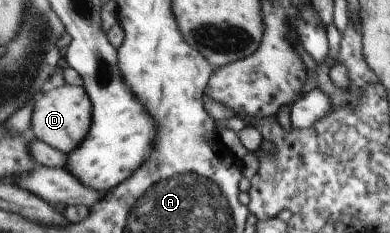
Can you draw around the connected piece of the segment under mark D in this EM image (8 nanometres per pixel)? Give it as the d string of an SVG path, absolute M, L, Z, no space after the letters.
M64 84L56 88L50 86L35 99L30 124L35 138L68 154L85 139L91 122L92 103L85 88Z

